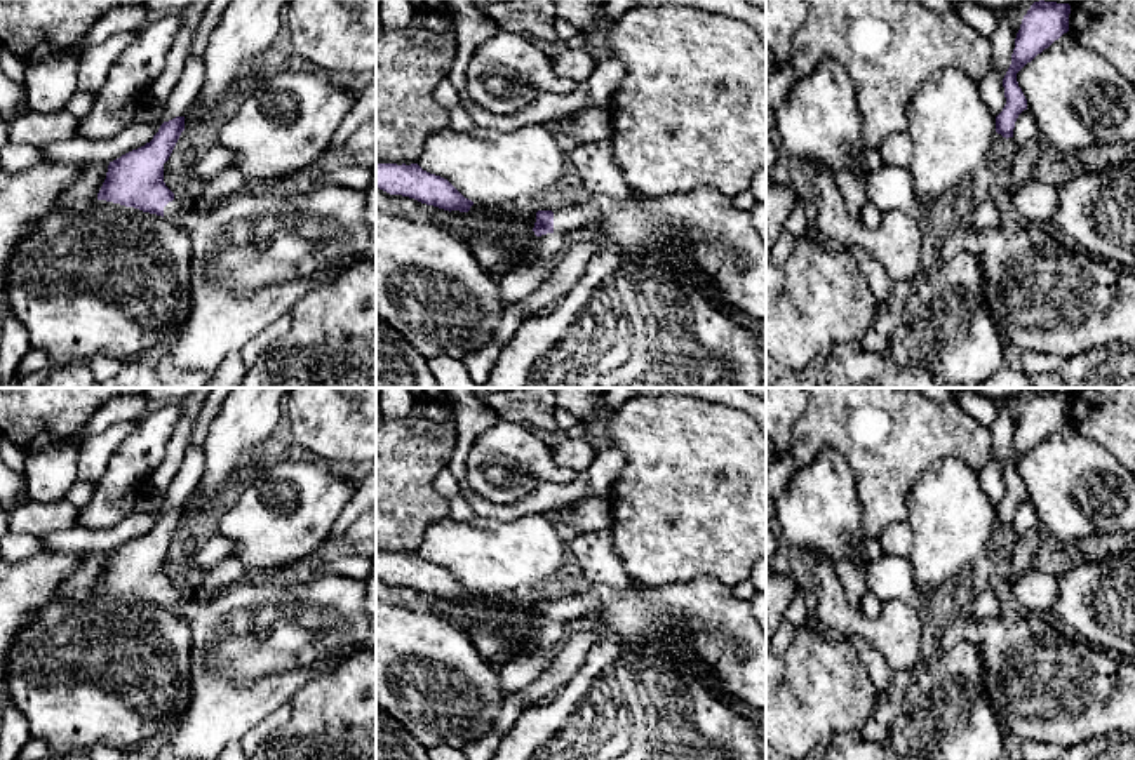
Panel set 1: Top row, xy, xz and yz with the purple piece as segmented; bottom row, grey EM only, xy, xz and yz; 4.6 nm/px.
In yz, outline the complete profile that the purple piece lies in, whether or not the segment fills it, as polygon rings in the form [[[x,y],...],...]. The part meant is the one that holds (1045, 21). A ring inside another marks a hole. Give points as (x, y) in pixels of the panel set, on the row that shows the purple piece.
[[[1039,0],[1024,16],[1015,38],[1011,64],[1003,78],[1006,104],[996,117],[996,132],[1003,137],[1013,137],[1015,122],[1027,110],[1027,99],[1018,87],[1017,73],[1069,31],[1069,14],[1069,3]]]

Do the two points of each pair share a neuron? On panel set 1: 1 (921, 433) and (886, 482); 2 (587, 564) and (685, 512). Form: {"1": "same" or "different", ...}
{"1": "same", "2": "different"}

